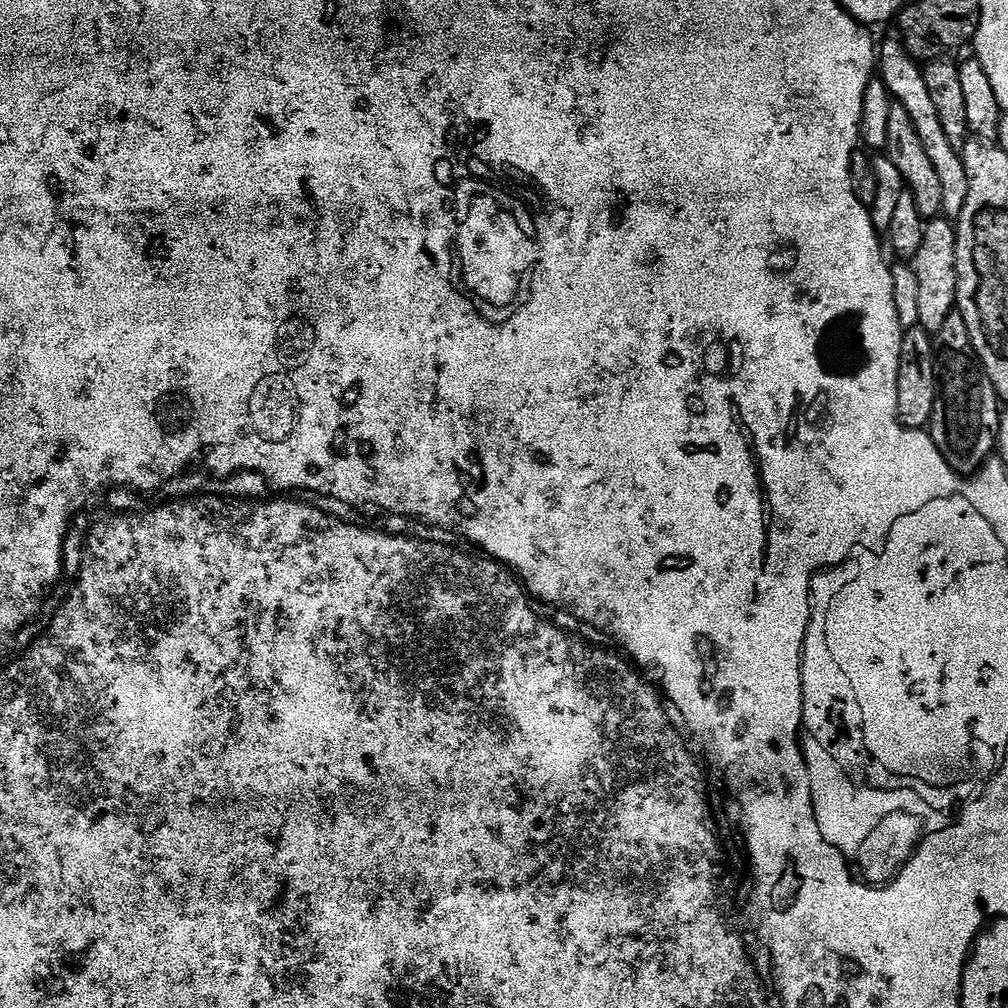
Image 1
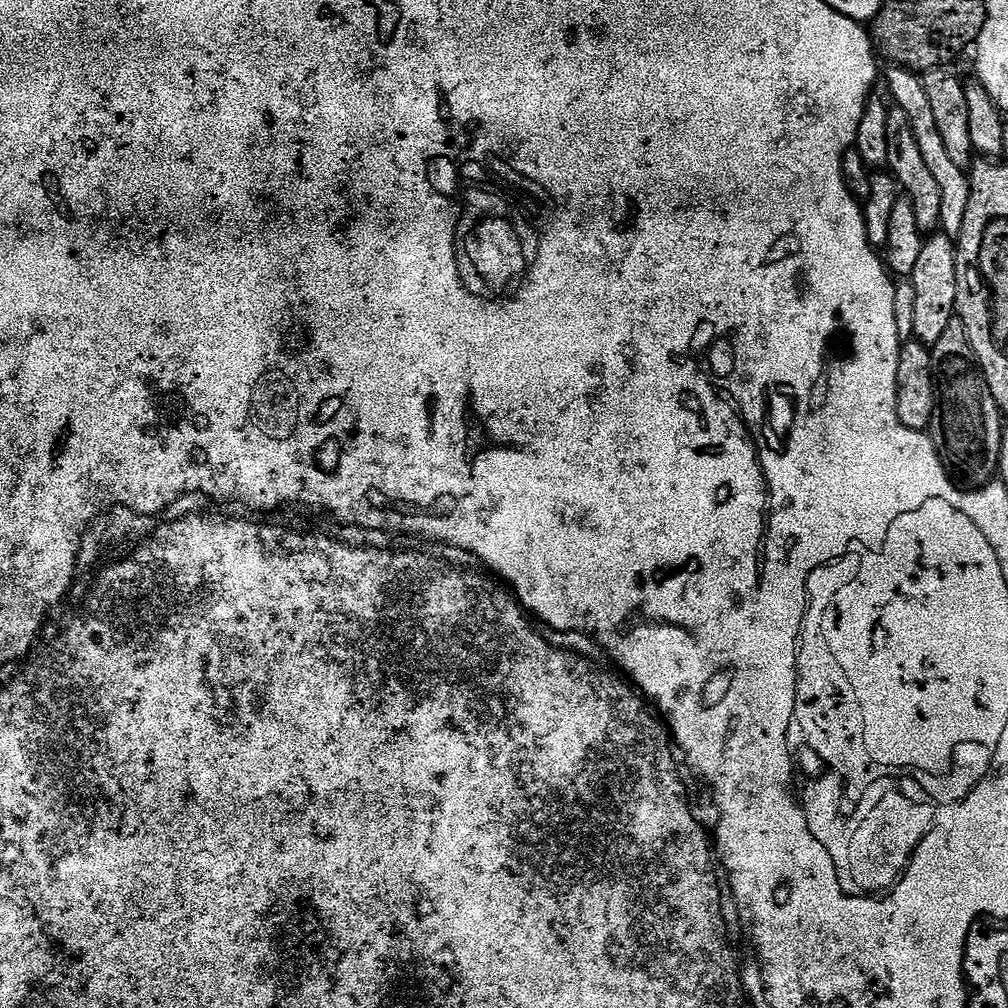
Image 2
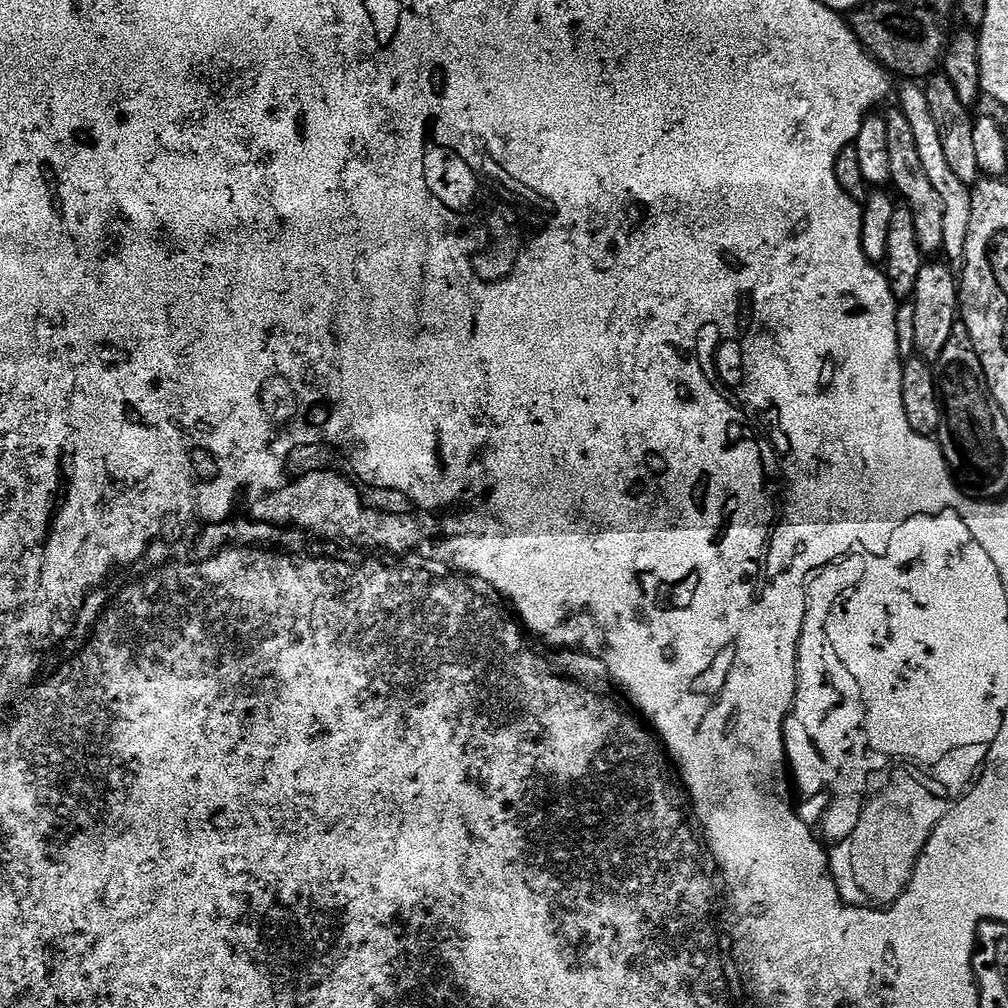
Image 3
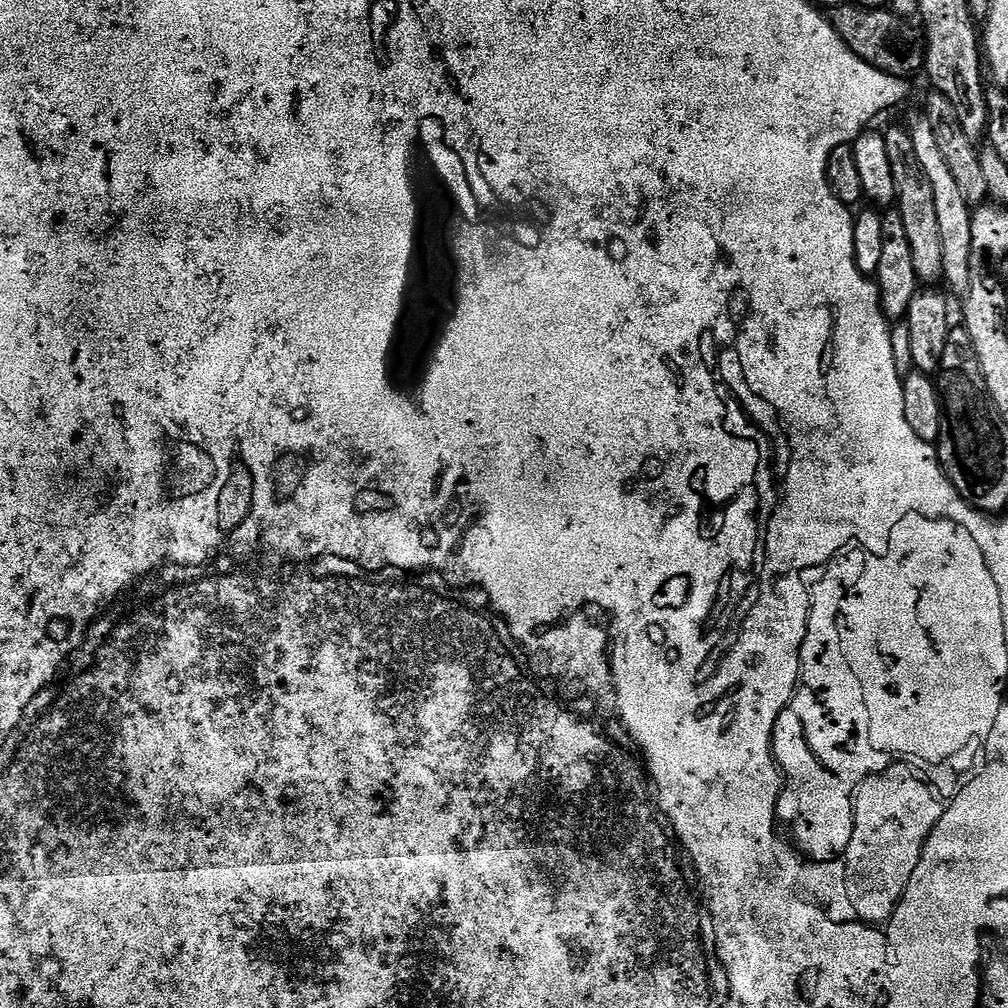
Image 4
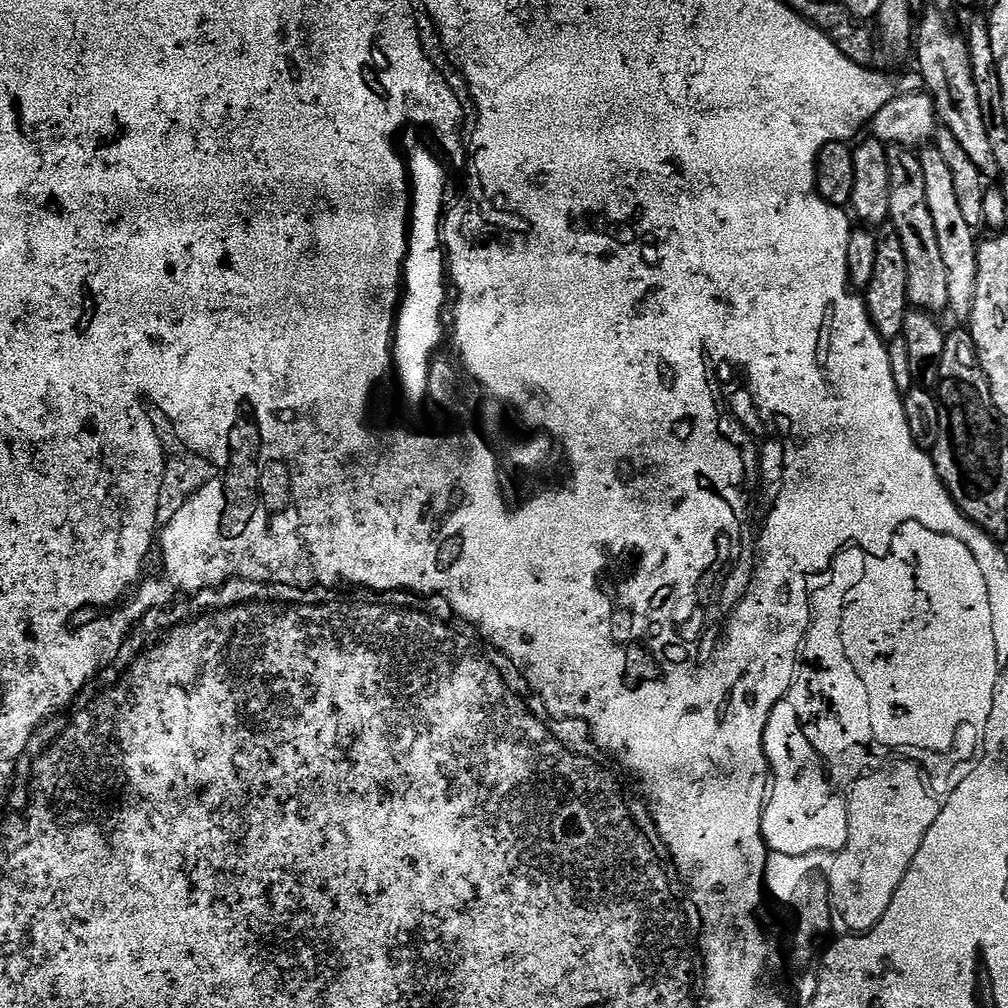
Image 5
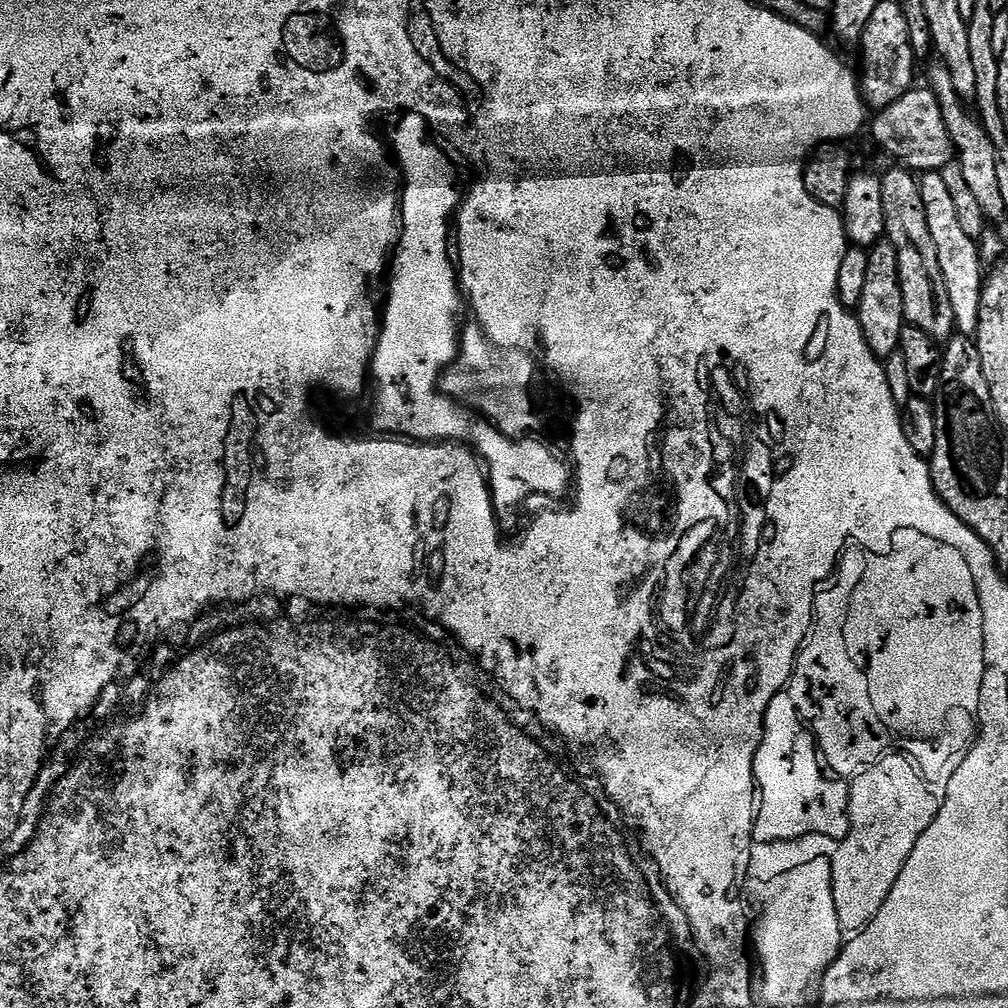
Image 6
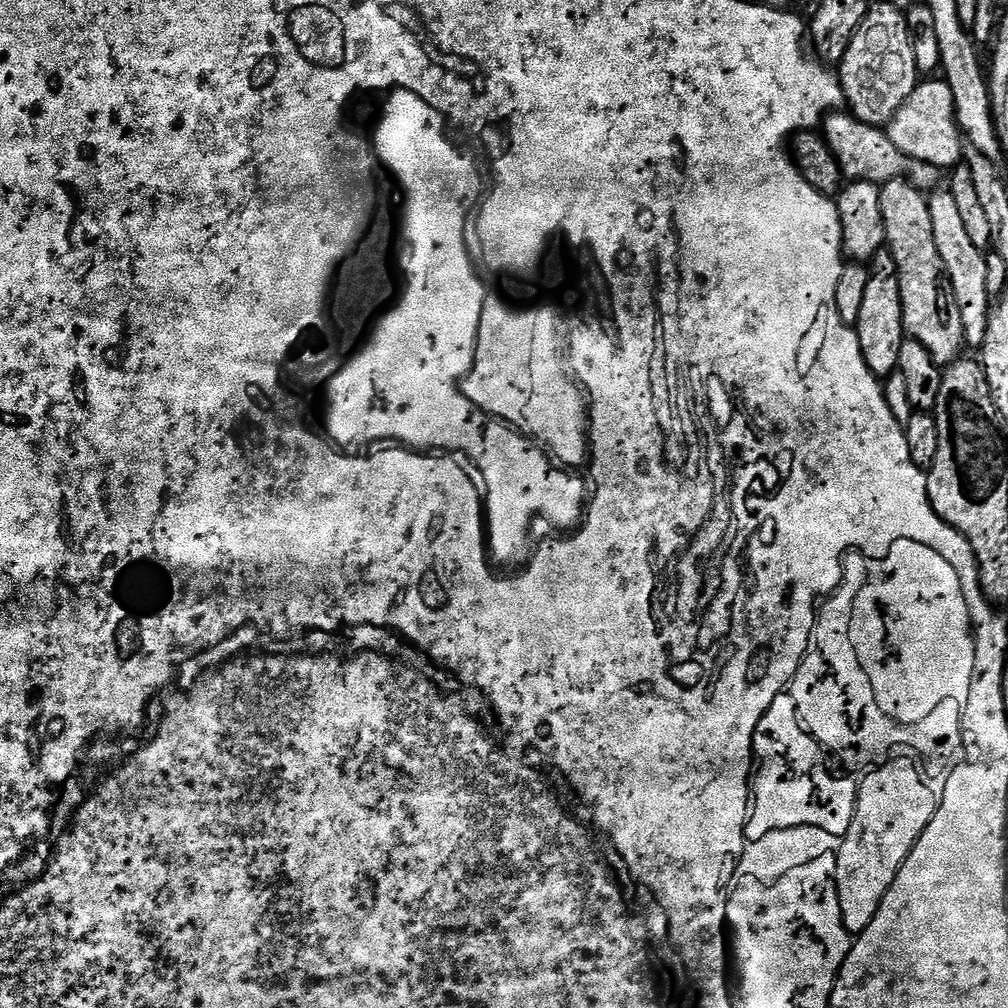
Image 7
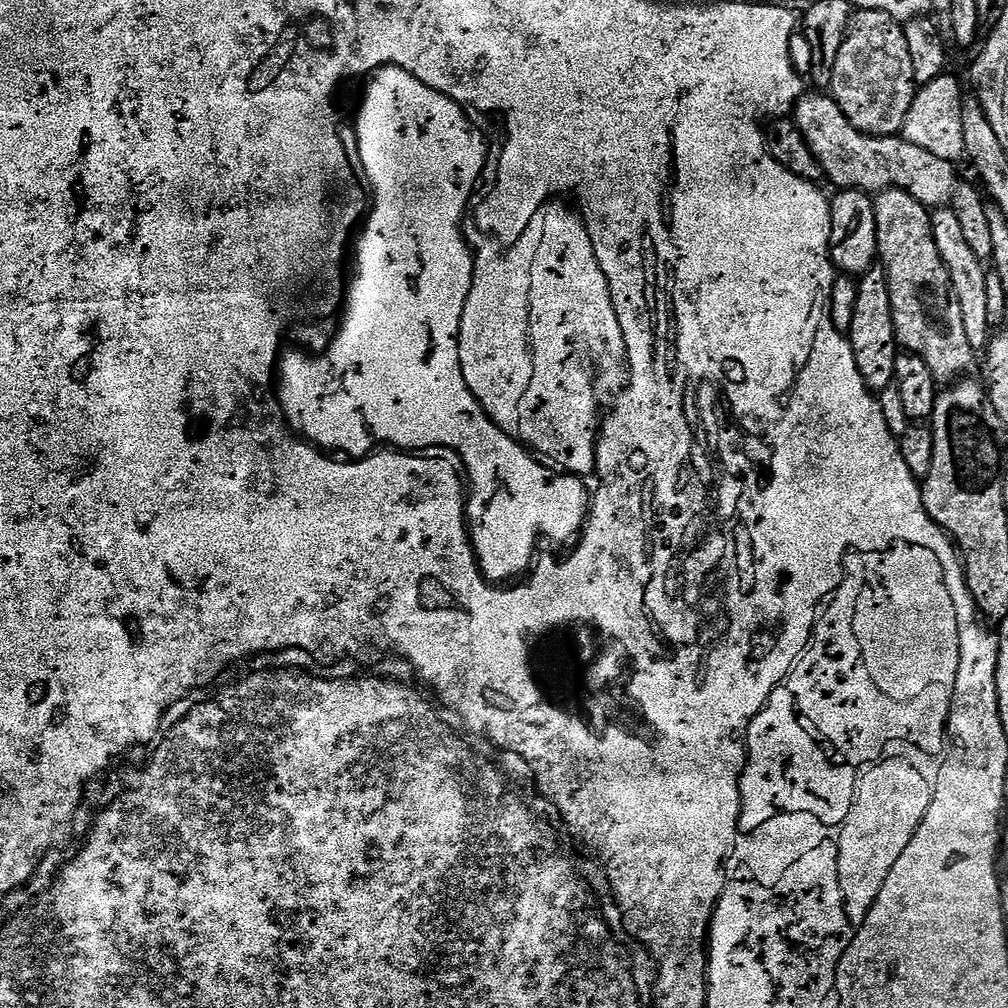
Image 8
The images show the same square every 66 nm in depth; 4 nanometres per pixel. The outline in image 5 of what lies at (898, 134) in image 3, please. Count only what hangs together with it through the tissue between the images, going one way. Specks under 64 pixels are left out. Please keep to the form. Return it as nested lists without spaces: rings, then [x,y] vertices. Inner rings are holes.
[[[897,144],[888,148],[890,162],[890,214],[888,220],[898,230],[902,238],[902,250],[906,250],[908,267],[908,302],[913,309],[923,310],[929,314],[945,311],[948,308],[950,290],[946,290],[946,265],[942,263],[942,250],[938,247],[938,234],[934,231],[934,218],[930,214],[930,202],[926,202],[926,174],[922,170],[919,155],[913,149],[903,148]]]

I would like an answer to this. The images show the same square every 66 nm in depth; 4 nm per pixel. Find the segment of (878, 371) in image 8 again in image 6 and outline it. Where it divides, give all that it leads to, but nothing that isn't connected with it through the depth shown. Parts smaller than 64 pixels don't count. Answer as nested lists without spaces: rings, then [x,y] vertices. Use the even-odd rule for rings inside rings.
[[[885,238],[872,245],[868,252],[868,261],[870,270],[867,274],[866,290],[862,290],[858,319],[870,350],[878,358],[887,358],[900,350],[902,330],[906,326],[898,250],[894,246],[894,242]]]

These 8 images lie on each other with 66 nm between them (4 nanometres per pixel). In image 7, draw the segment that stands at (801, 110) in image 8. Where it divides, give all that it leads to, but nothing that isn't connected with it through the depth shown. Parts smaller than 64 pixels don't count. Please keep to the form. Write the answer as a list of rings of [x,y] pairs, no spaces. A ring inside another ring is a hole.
[[[833,110],[822,121],[822,135],[830,146],[838,166],[844,171],[849,181],[868,180],[871,184],[885,185],[890,180],[907,178],[915,188],[928,194],[939,189],[941,169],[933,164],[911,160],[904,156],[894,142],[890,142],[887,131],[883,127],[864,124],[855,116],[844,110]]]

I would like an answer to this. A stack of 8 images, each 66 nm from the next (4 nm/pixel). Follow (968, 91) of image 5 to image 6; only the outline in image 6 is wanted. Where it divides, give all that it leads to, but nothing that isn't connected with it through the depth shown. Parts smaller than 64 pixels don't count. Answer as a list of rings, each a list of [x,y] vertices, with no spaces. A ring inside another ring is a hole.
[[[936,62],[936,65],[928,72],[928,80],[927,83],[932,91],[940,99],[940,109],[946,122],[948,137],[952,140],[954,156],[957,161],[960,159],[961,165],[959,164],[959,167],[963,171],[970,190],[974,190],[985,217],[989,221],[1002,219],[1004,211],[1006,211],[1006,205],[1002,200],[1002,186],[998,182],[1000,155],[996,152],[994,142],[990,142],[984,125],[980,122],[979,115],[972,113],[971,116],[968,113],[969,105],[961,100],[959,94],[957,94],[948,67],[945,67],[943,63]]]

